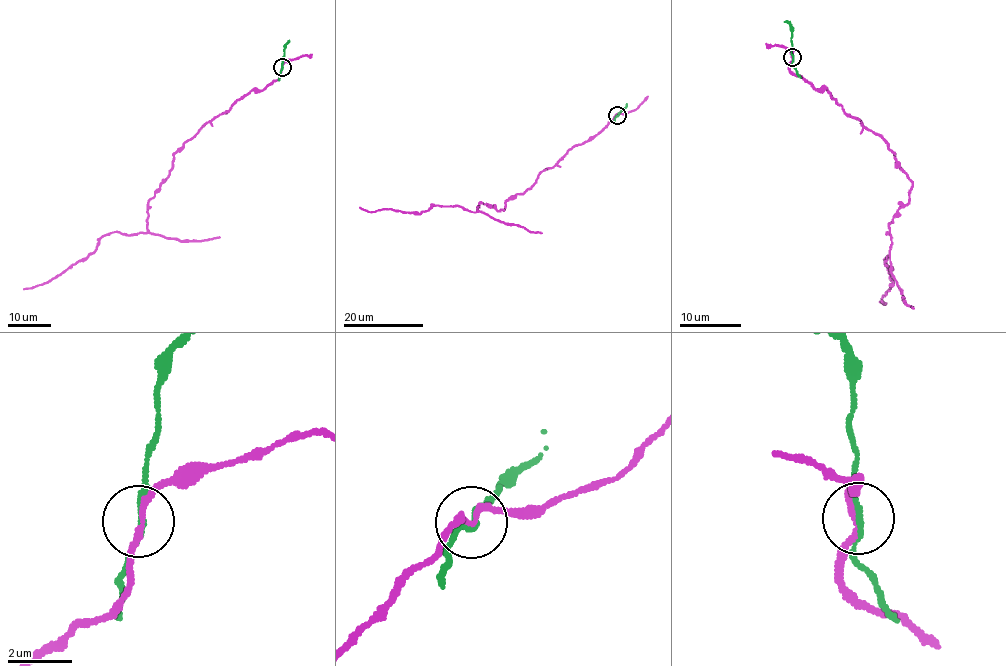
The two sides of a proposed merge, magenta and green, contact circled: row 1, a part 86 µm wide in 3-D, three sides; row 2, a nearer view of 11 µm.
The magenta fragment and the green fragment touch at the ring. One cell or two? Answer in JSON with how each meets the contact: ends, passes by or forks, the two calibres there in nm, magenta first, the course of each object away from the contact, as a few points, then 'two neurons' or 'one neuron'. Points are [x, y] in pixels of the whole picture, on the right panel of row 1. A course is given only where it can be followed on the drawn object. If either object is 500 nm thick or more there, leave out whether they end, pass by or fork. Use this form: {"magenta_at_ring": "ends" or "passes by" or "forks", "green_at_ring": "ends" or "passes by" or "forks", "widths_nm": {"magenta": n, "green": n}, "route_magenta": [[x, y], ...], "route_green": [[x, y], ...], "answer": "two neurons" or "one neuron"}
{"magenta_at_ring": "passes by", "green_at_ring": "passes by", "widths_nm": {"magenta": 160, "green": 170}, "route_magenta": [[792, 58], [789, 69], [872, 130], [912, 182], [888, 225], [893, 283], [879, 301]], "route_green": [[792, 58], [792, 25], [784, 22]], "answer": "two neurons"}

